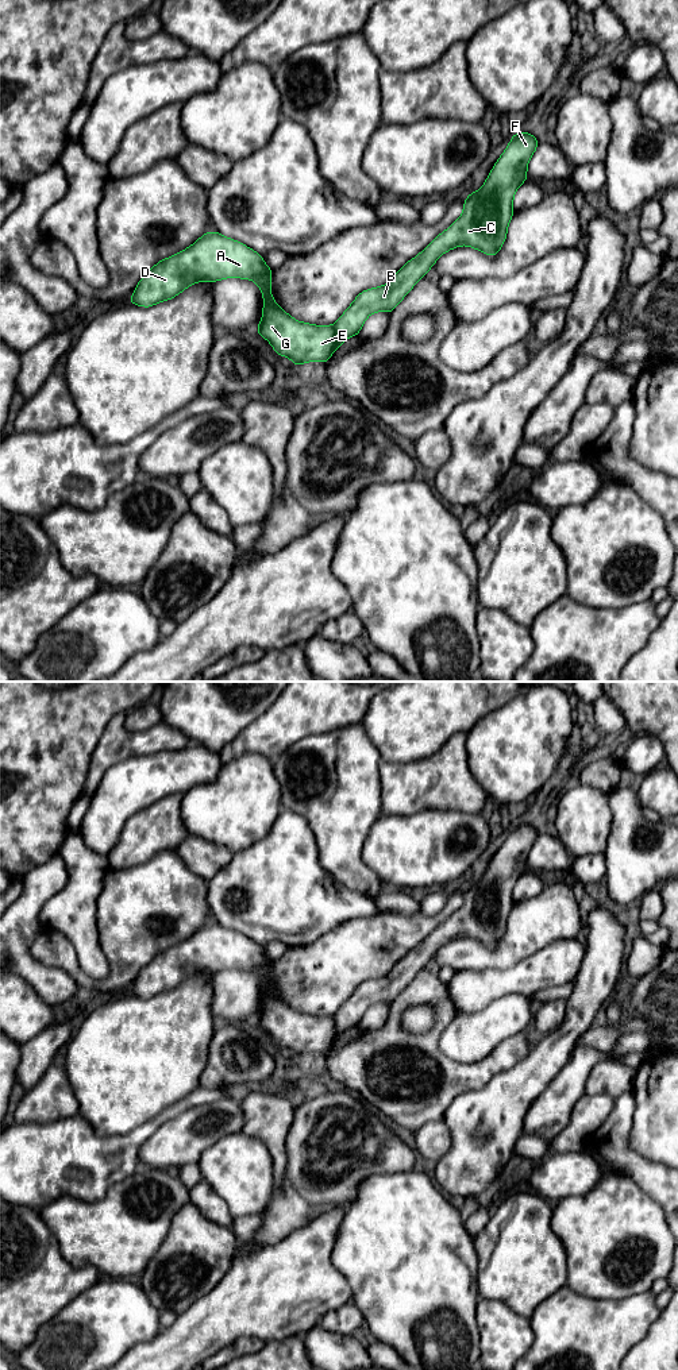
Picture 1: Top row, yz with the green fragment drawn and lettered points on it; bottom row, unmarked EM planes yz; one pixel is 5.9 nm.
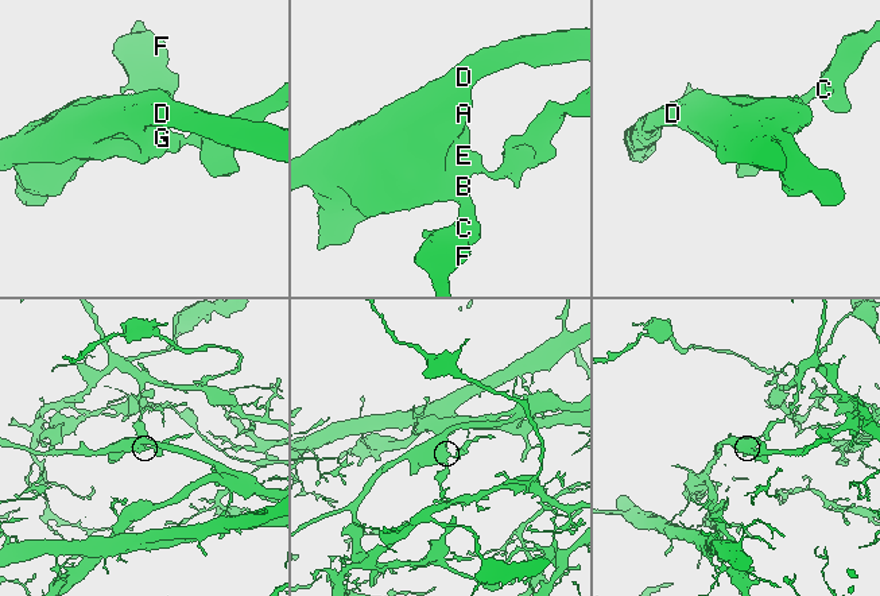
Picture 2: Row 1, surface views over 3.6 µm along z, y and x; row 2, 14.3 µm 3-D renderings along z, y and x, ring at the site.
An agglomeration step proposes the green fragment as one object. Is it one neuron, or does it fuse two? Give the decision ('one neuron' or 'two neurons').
two neurons

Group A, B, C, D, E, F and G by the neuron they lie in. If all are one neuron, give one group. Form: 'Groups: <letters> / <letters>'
Groups: A D E G / B C F

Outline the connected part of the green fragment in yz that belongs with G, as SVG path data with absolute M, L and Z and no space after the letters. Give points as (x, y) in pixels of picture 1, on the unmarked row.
M215 921L213 923L205 923L190 938L154 956L138 973L128 993L150 999L174 989L196 973L216 973L224 969L253 970L263 987L262 1011L255 1022L271 1035L274 1043L289 1049L297 1060L307 1053L327 1054L335 1042L334 1016L313 1016L297 1012L281 1000L271 987L271 962L273 960L263 953L261 945L238 931L223 927Z

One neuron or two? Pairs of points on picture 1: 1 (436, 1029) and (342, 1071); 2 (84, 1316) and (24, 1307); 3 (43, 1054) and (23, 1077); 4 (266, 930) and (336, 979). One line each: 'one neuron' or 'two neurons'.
1: one neuron
2: two neurons
3: one neuron
4: two neurons

